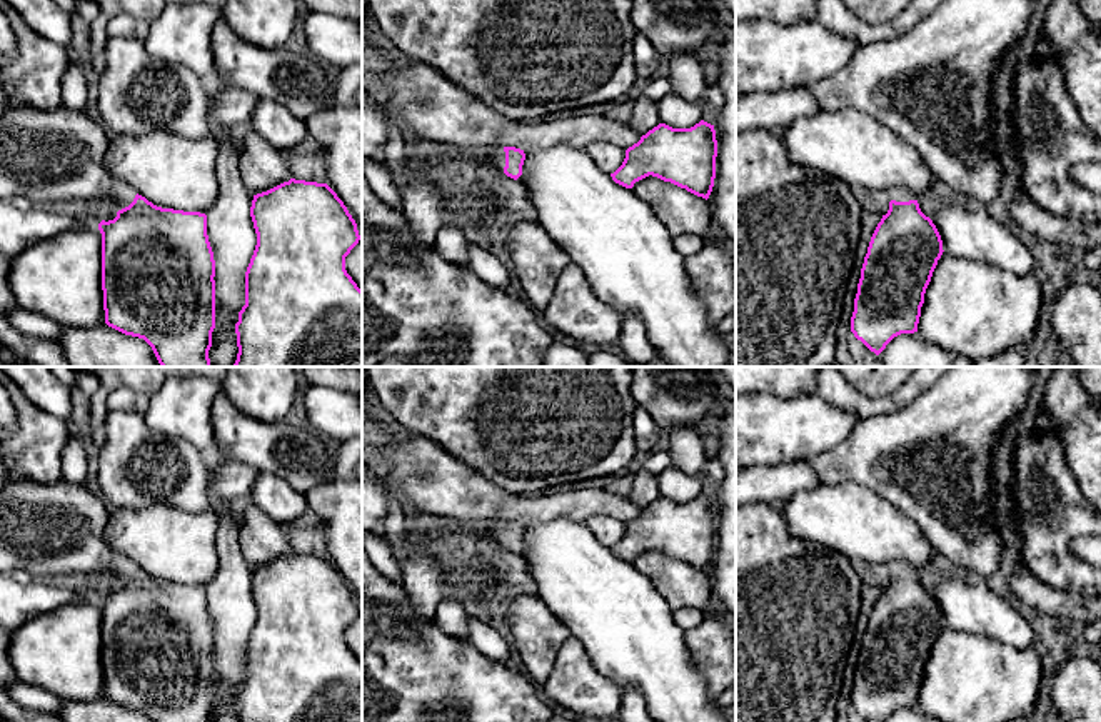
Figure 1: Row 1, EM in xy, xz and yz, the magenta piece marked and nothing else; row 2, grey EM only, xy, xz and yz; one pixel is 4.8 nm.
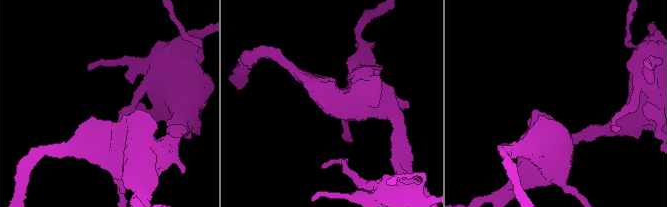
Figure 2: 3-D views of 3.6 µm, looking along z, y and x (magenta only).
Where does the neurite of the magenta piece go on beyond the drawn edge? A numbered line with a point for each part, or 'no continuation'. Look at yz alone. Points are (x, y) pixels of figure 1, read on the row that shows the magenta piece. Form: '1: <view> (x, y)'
1: yz (894, 194)

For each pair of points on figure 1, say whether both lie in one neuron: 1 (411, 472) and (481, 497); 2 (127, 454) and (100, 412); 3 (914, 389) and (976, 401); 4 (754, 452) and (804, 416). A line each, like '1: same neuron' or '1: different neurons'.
1: same neuron
2: different neurons
3: different neurons
4: same neuron

